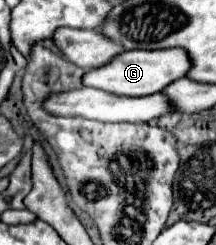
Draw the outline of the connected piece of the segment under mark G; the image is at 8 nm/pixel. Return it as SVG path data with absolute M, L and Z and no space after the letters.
M181 48L129 50L129 52L121 52L101 68L87 70L83 74L83 86L105 90L117 96L149 96L161 92L169 82L185 76L187 70L189 70L189 56Z

